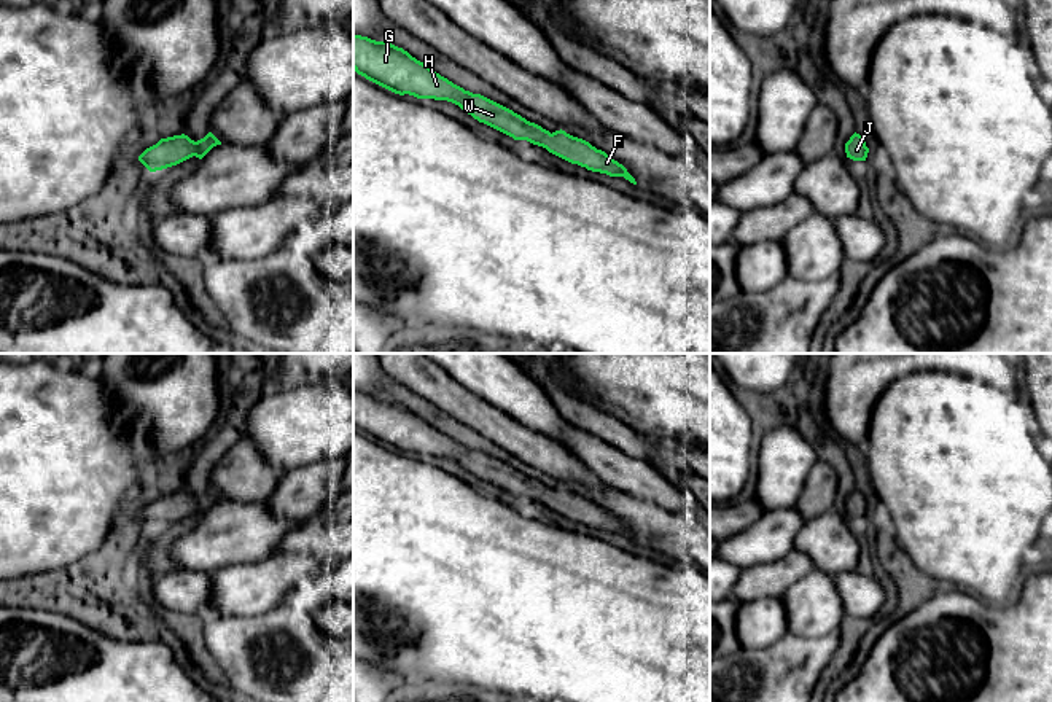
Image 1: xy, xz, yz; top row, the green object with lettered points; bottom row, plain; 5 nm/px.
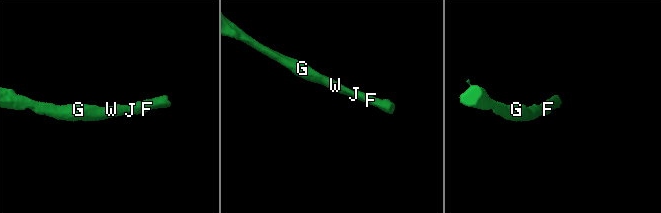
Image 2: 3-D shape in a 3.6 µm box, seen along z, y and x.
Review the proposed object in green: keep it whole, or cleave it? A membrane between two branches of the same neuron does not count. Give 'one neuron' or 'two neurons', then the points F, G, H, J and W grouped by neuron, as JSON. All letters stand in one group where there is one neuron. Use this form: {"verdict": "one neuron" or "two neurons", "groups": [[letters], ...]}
{"verdict": "one neuron", "groups": [["F", "G", "H", "J", "W"]]}

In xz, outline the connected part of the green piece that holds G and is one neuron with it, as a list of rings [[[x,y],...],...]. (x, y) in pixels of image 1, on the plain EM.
[[[353,392],[353,427],[366,436],[399,452],[409,450],[417,455],[452,458],[479,479],[514,497],[527,497],[571,521],[610,533],[624,533],[637,541],[635,535],[622,521],[605,508],[597,506],[589,498],[573,493],[562,486],[551,490],[512,466],[481,450],[465,447],[412,414],[403,404],[385,396],[376,398],[368,393]]]

